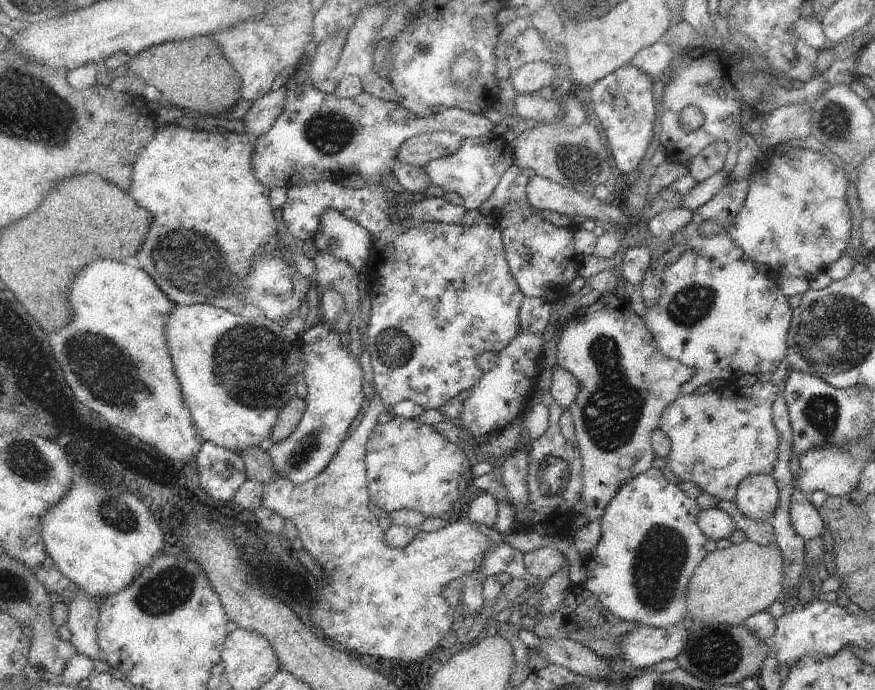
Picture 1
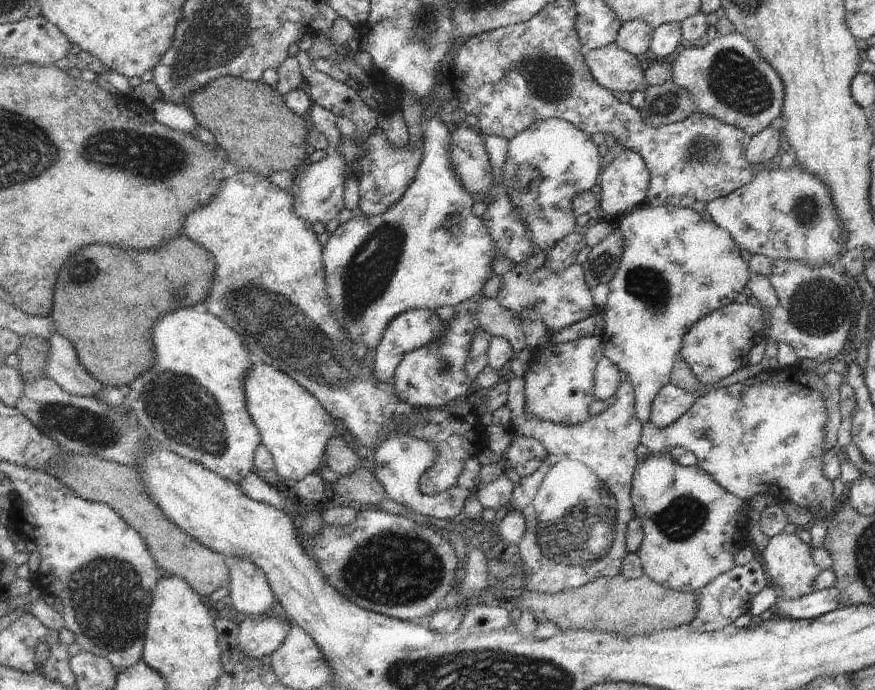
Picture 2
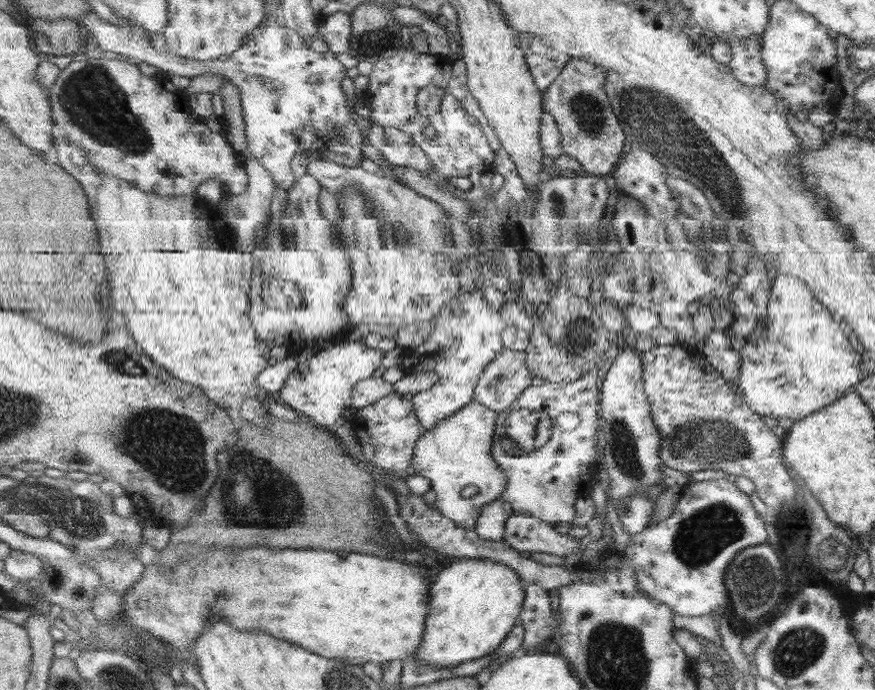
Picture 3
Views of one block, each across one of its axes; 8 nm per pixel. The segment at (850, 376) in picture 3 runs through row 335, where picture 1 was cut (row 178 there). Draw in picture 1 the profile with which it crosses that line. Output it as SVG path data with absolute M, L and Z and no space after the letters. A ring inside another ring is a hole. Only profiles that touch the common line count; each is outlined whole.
M796 147L787 152L757 154L747 178L749 186L746 200L725 232L753 262L765 264L773 272L789 278L813 277L825 273L831 263L845 254L852 241L852 218L845 202L847 180L841 167L832 164L825 155L813 149Z

